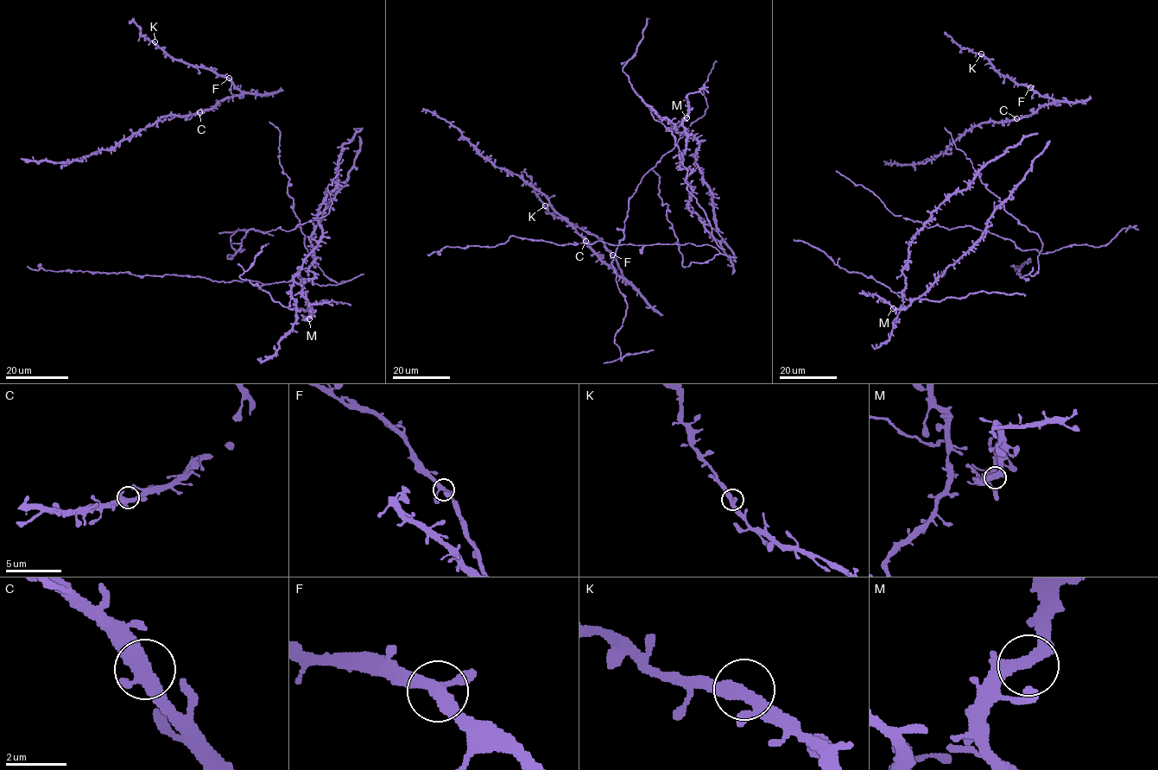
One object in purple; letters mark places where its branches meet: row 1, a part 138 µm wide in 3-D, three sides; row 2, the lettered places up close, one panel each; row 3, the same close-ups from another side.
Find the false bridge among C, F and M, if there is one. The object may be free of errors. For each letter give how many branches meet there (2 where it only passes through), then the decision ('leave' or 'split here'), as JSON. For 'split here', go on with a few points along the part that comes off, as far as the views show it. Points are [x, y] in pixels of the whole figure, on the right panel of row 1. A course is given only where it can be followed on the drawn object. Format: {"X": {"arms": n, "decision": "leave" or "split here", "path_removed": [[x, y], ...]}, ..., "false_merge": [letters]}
{"C": {"arms": 3, "decision": "leave"}, "F": {"arms": 3, "decision": "leave"}, "M": {"arms": 3, "decision": "leave"}, "false_merge": []}

